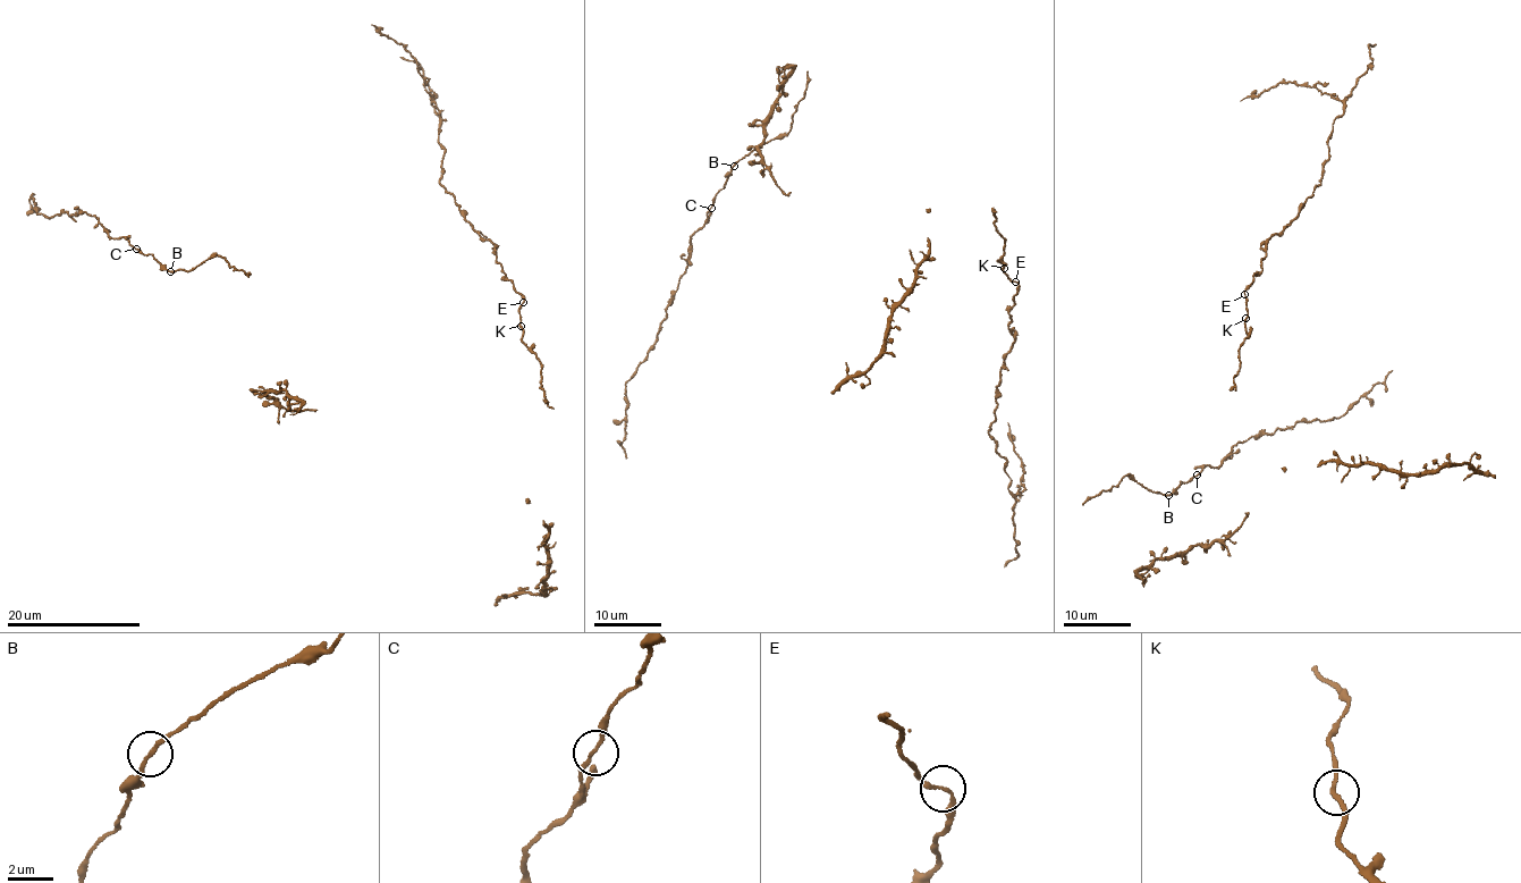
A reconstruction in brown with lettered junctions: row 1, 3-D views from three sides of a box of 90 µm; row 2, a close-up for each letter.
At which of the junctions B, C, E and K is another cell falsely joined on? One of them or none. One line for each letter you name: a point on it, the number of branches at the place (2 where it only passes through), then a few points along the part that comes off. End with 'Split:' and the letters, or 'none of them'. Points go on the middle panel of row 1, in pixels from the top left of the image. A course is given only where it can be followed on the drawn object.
Split: none of them

